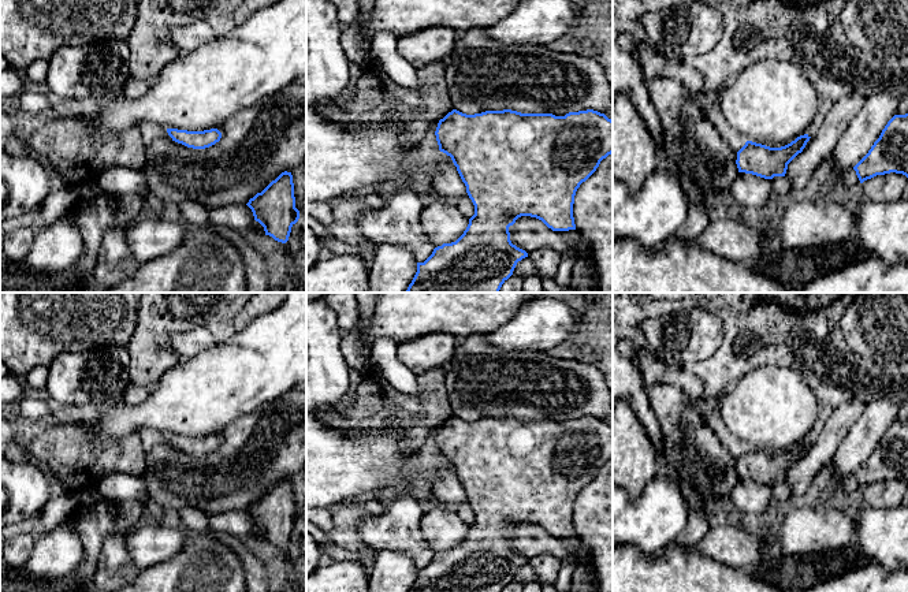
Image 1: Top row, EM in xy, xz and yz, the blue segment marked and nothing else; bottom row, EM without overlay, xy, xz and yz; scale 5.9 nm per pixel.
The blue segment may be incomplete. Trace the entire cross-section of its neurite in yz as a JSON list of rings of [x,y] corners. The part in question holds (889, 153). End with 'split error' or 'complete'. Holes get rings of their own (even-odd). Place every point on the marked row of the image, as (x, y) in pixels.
[[[908,113],[894,115],[868,153],[853,167],[863,183],[890,172],[908,178]]]; complete

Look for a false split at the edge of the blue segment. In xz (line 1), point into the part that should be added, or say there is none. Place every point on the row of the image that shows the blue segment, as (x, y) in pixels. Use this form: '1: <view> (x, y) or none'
1: none

